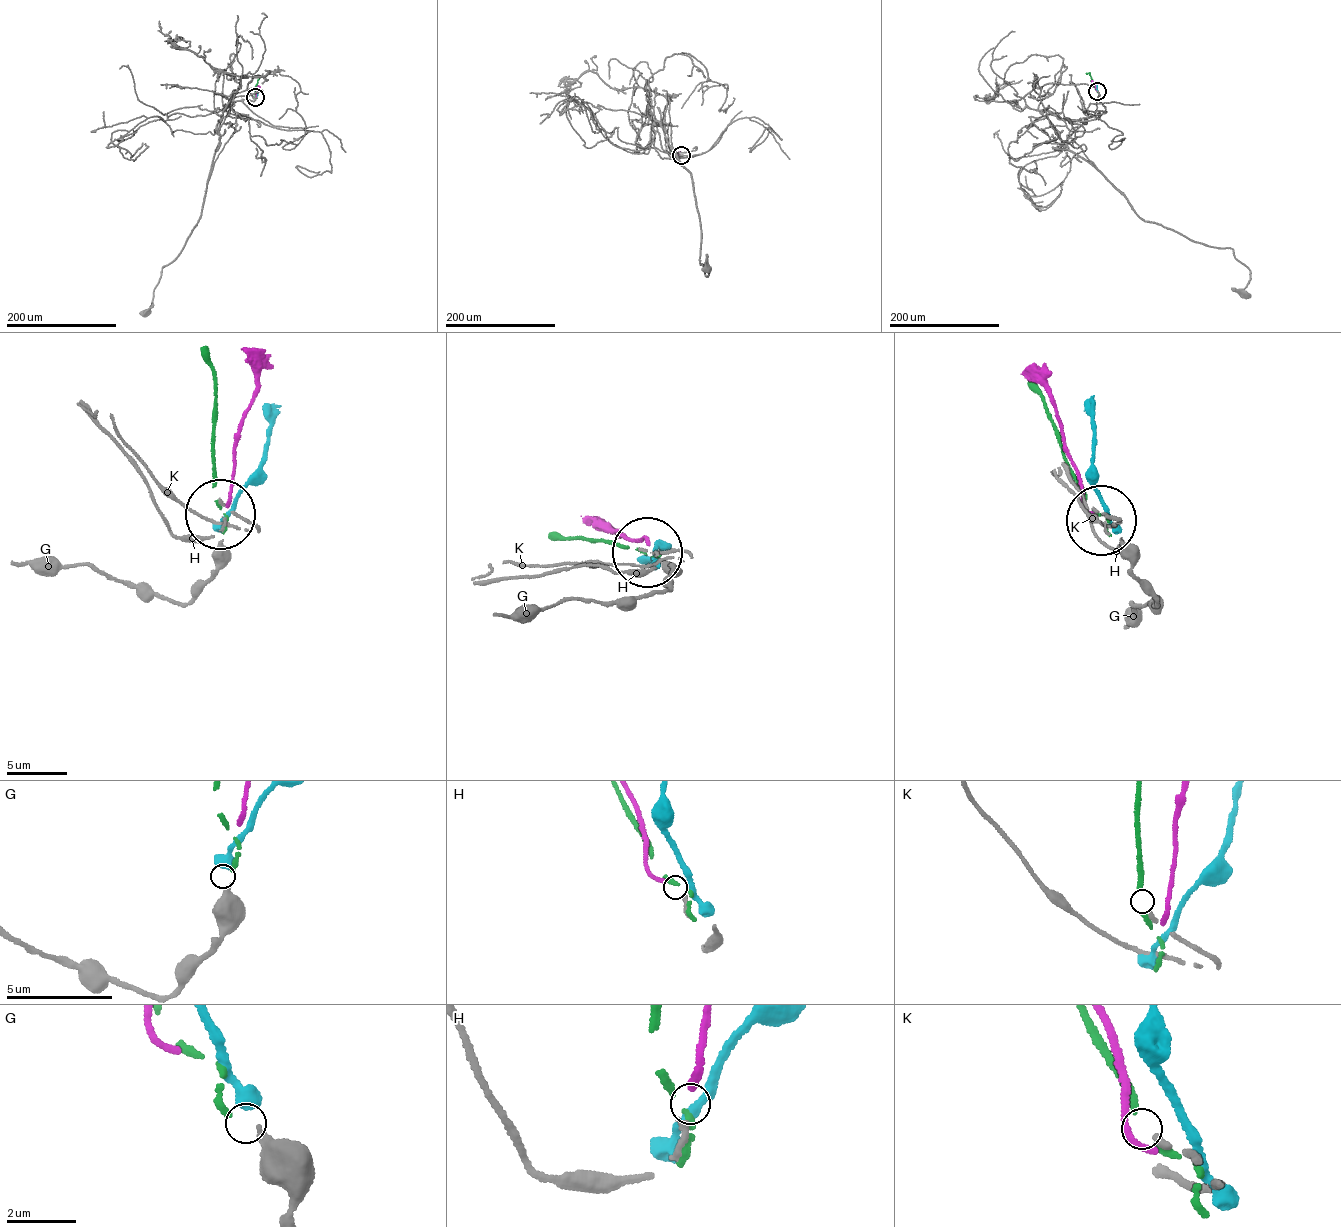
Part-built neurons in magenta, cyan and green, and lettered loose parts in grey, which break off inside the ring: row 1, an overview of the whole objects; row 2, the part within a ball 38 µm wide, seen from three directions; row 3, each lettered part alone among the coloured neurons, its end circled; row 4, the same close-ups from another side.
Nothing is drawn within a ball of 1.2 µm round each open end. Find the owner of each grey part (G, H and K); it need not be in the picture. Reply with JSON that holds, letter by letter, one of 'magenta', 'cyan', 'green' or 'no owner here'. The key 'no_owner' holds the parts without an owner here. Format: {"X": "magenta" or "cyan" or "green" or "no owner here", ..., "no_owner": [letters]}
{"G": "cyan", "H": "magenta", "K": "no owner here", "no_owner": ["K"]}

